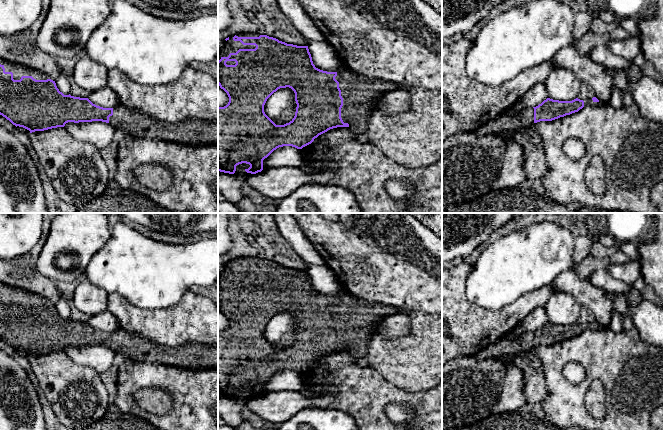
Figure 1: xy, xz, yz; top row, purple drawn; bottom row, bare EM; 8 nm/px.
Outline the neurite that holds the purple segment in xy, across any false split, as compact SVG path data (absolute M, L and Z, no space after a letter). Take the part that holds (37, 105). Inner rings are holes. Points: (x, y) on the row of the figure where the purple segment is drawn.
M0 58L0 115L16 127L44 131L68 122L102 121L130 137L160 139L188 146L218 144L218 122L157 121L123 104L103 108L88 98L64 95L47 74Z

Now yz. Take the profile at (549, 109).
M547 98L536 107L525 108L522 111L502 115L487 121L477 129L476 134L510 133L524 127L532 127L540 121L552 121L566 115L578 112L584 107L584 101L578 98L572 101L559 101Z

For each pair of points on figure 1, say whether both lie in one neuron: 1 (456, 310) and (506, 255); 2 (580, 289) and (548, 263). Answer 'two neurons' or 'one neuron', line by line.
1: two neurons
2: two neurons

